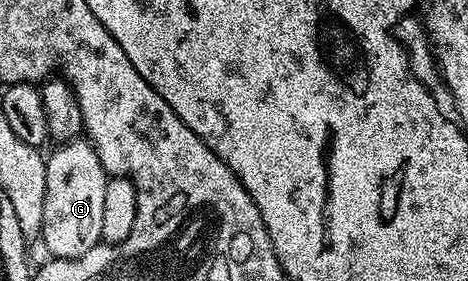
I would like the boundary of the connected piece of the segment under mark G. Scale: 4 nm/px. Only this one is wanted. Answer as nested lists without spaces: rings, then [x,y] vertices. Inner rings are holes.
[[[75,138],[72,140],[67,140],[65,142],[59,143],[57,145],[58,148],[54,153],[49,153],[46,156],[46,189],[44,190],[44,218],[42,219],[42,231],[40,233],[40,241],[42,240],[42,244],[47,248],[48,251],[51,252],[52,255],[55,256],[55,261],[65,262],[68,260],[80,260],[91,255],[90,252],[94,247],[99,247],[100,241],[102,239],[102,235],[100,234],[100,225],[102,225],[102,221],[104,219],[104,186],[107,182],[107,174],[104,170],[104,166],[100,162],[100,158],[96,154],[96,150],[93,146],[91,146],[89,140],[85,138]]]

